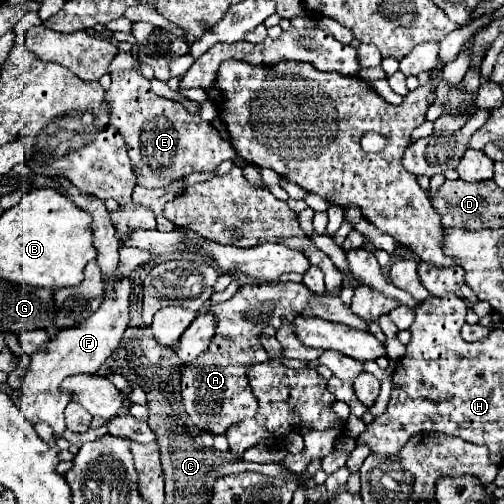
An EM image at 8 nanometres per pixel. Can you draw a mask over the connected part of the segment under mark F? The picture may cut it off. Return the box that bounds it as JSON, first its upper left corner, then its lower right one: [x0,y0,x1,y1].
[20,279,130,435]

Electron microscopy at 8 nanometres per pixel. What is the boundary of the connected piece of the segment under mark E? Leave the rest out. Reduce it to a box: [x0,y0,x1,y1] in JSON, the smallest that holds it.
[106,69,236,187]

